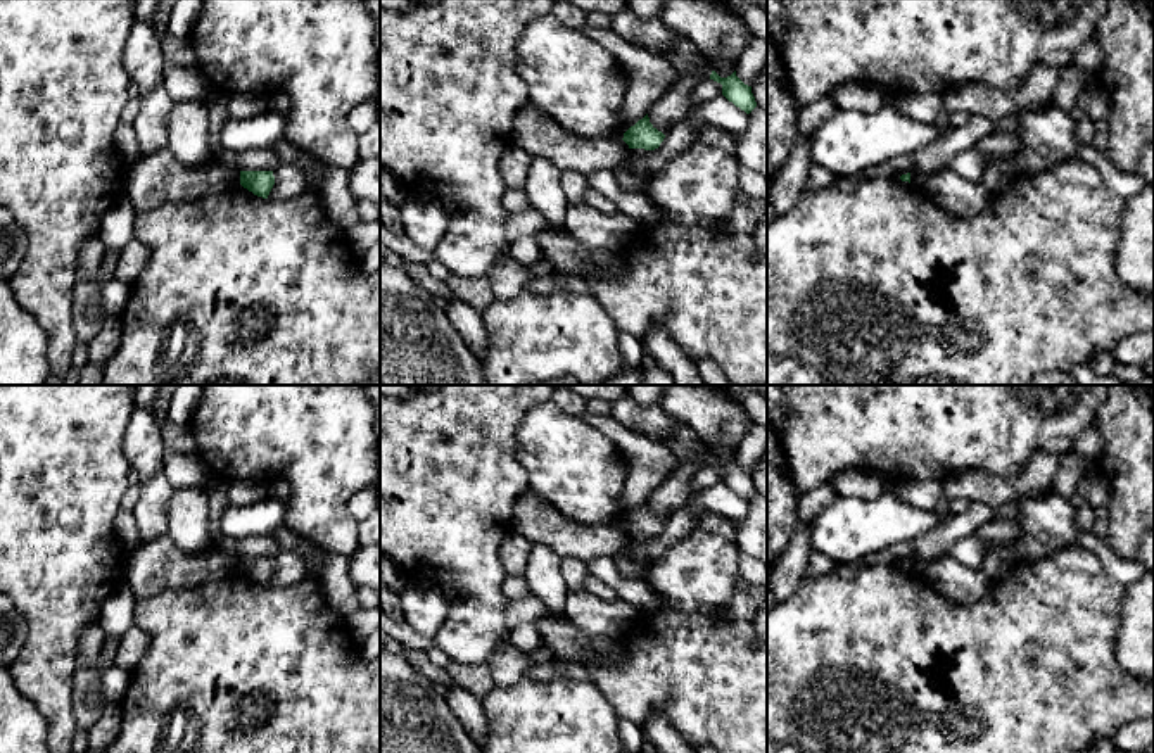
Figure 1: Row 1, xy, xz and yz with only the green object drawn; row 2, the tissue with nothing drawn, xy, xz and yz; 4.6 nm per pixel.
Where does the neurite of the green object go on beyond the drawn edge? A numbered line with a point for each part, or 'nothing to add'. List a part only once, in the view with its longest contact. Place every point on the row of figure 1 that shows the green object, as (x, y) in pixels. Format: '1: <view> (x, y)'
nothing to add

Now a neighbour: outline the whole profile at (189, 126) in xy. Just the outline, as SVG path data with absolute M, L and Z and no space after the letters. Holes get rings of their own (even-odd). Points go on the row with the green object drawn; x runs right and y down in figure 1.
M174 102L168 149L187 168L204 168L212 161L206 102Z

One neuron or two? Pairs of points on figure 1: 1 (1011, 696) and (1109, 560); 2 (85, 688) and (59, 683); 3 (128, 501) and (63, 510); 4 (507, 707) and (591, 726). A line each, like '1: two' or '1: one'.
1: two
2: two
3: two
4: one

